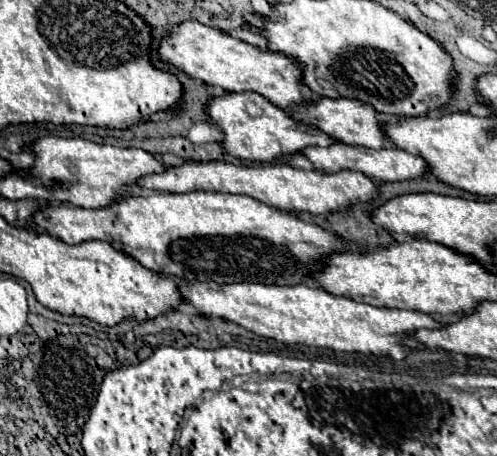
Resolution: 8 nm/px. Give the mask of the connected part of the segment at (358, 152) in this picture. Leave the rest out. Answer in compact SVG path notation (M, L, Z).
M331 143L329 147L305 147L299 151L301 157L313 163L315 169L333 173L341 169L349 171L361 171L363 175L371 177L373 181L403 181L403 179L415 179L421 177L423 171L429 171L425 167L425 161L419 155L409 155L407 151L401 151L397 147L383 147L383 149L367 149L367 147L355 147L345 143Z

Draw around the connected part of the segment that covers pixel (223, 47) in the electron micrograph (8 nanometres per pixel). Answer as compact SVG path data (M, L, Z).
M183 21L177 31L169 29L159 41L159 59L177 67L193 79L201 79L205 85L221 87L227 93L259 93L281 109L293 109L307 99L301 95L301 67L279 53L263 51L239 39L233 39L219 29L203 25L199 21Z

